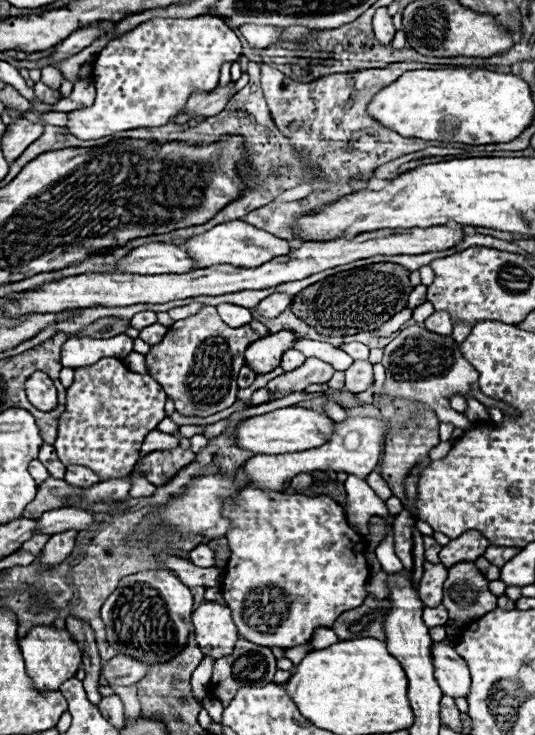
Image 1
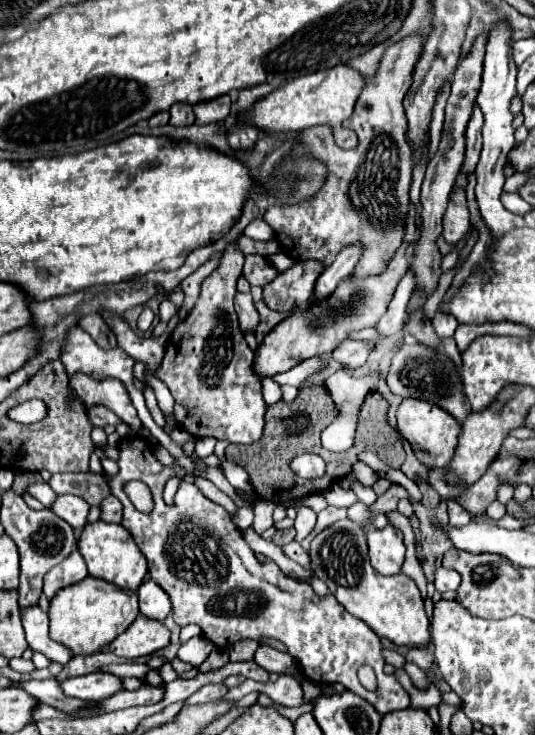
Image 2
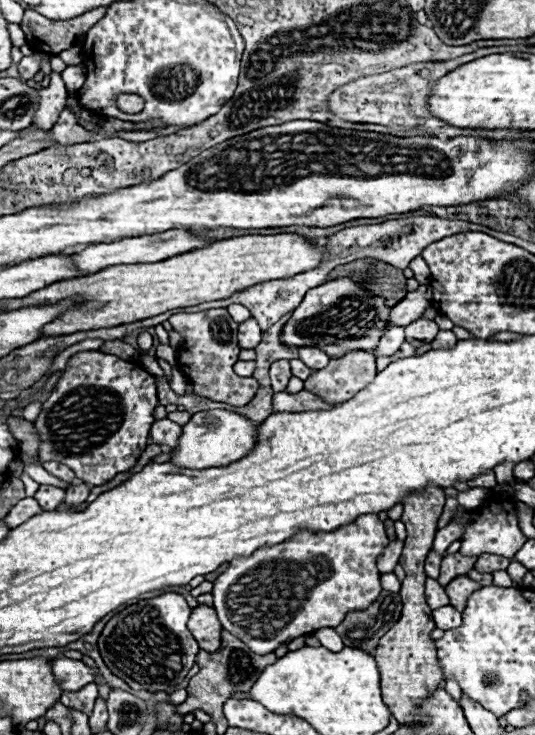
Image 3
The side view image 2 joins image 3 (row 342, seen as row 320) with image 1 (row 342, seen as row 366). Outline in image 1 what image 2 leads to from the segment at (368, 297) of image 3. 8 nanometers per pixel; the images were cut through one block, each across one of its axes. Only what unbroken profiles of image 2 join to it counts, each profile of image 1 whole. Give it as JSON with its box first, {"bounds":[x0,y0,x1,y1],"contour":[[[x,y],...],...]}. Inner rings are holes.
{"bounds":[246,330,296,376],"contour":[[[288,330],[260,338],[260,342],[248,346],[246,366],[250,366],[258,376],[272,372],[280,364],[280,354],[284,354],[284,350],[290,350],[294,340],[296,336]]]}

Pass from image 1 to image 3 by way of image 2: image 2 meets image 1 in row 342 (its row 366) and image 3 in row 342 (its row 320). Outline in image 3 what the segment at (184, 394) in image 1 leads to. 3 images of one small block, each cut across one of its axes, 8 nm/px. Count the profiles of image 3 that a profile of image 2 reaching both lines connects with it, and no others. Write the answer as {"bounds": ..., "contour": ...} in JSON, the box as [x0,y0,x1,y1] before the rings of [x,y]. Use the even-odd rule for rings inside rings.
{"bounds":[168,308,258,406],"contour":[[[212,308],[194,314],[172,314],[168,322],[184,338],[178,348],[176,362],[180,364],[178,368],[184,372],[188,384],[194,388],[194,394],[232,406],[246,406],[254,398],[258,382],[254,378],[242,378],[232,370],[240,352],[236,342],[238,324],[230,318],[226,308]]]}

